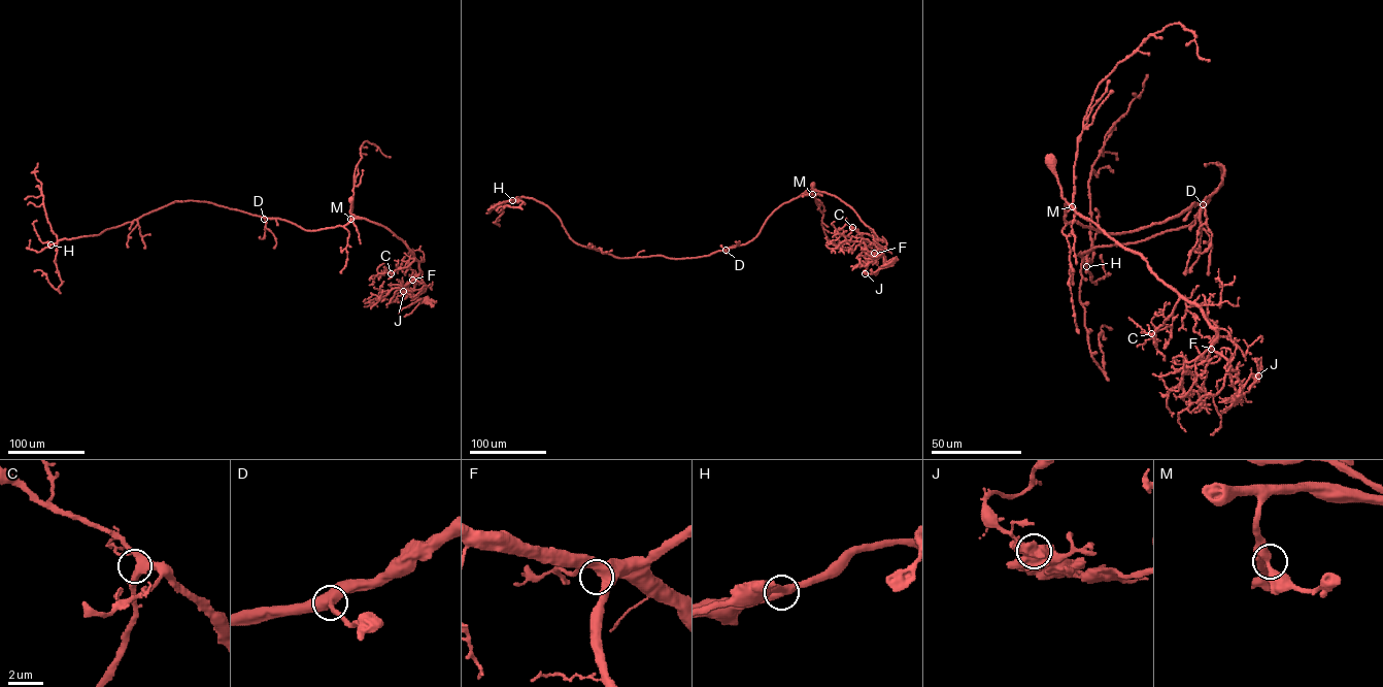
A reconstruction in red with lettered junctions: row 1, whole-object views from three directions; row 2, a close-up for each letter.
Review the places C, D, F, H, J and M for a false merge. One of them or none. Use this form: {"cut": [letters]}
{"cut": ["J"]}

